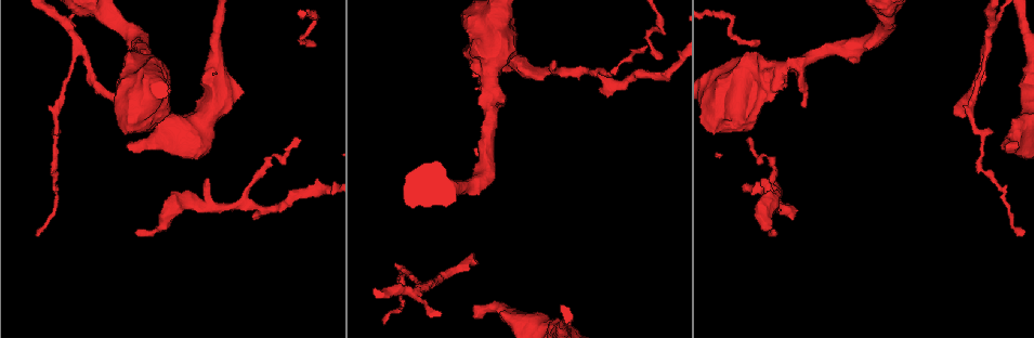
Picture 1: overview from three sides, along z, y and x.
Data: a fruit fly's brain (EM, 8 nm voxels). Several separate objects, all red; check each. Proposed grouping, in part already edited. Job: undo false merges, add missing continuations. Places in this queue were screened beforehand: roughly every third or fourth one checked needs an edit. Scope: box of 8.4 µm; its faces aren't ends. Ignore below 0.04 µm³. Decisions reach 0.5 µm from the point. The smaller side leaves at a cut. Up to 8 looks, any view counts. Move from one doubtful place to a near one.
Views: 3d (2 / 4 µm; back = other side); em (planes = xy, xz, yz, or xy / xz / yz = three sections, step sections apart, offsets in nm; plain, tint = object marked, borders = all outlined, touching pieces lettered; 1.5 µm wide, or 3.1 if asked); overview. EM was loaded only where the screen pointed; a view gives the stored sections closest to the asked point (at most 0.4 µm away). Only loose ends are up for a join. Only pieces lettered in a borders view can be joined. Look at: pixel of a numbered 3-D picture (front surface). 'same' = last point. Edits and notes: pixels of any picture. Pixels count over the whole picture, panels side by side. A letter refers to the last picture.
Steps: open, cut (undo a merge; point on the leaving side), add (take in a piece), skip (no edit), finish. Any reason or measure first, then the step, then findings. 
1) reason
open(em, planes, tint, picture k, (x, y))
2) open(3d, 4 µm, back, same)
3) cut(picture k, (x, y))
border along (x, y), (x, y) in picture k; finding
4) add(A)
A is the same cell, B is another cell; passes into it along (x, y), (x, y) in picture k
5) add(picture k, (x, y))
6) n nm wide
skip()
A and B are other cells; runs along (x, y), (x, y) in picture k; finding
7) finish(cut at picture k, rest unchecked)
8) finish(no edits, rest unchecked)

free end
open(3d, 2 µm, picture 1, (775, 231))

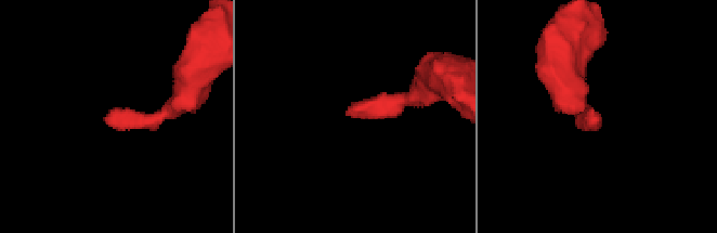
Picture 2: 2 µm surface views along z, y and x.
now the EM
open(em, 3.1 µm, planes, tint, picture 2, (596, 112))

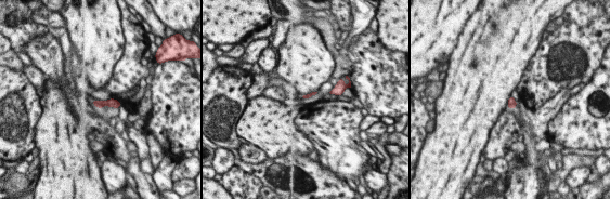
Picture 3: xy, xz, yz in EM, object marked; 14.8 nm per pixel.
see the neighbours
open(em, 3.1 µm, planes, borders, same)

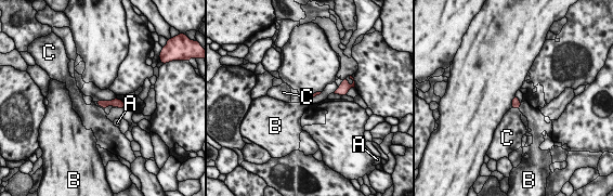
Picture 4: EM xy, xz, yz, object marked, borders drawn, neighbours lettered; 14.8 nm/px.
skip()
A, B and C are other cells; runs along (100, 103), (118, 103), (121, 105) in picture 4; none of them fits

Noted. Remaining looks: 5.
free end
open(3d, 4 µm, picture 1, (554, 63))

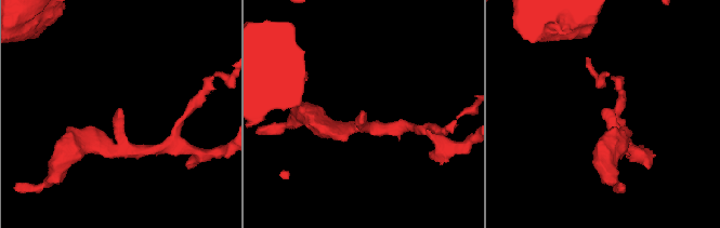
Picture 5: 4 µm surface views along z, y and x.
shape alone is not enough
open(em, planes, tint, picture 5, (119, 108))

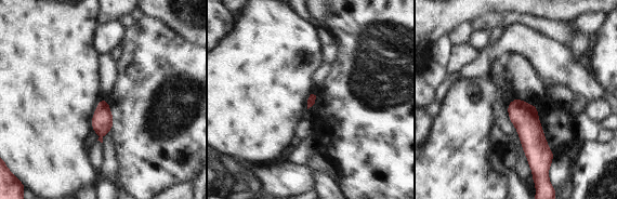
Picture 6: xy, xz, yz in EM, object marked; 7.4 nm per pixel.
what lies round it
open(em, planes, borders, same)

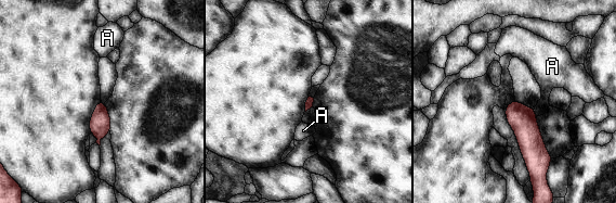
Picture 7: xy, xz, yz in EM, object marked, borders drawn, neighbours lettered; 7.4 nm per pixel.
skip()
A is another cell; border along (534, 109), (536, 116) in picture 7; none of them fits

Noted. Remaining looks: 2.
finish(no edits, rest unchecked)

